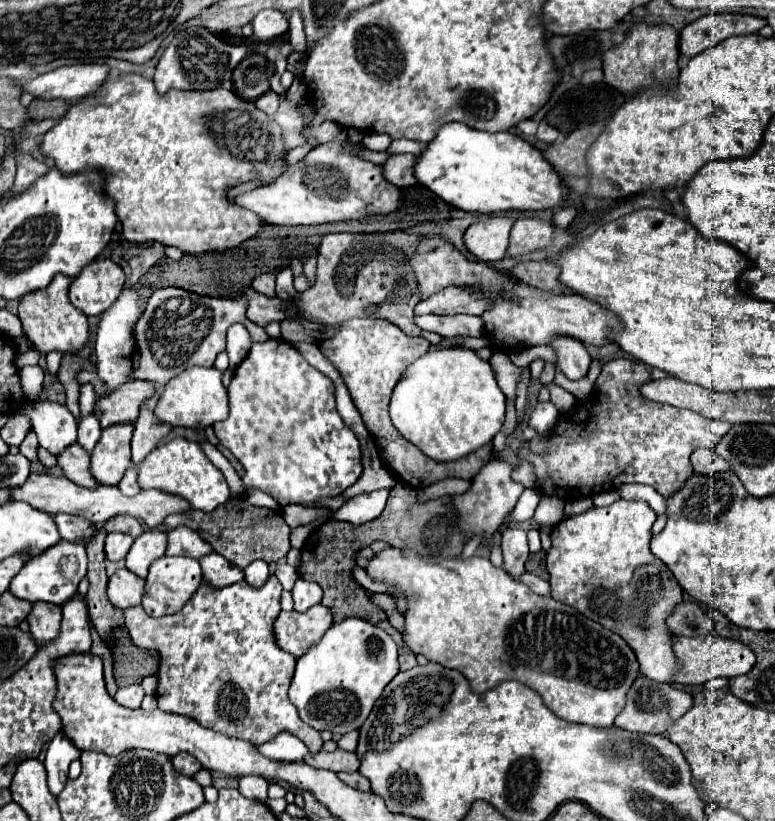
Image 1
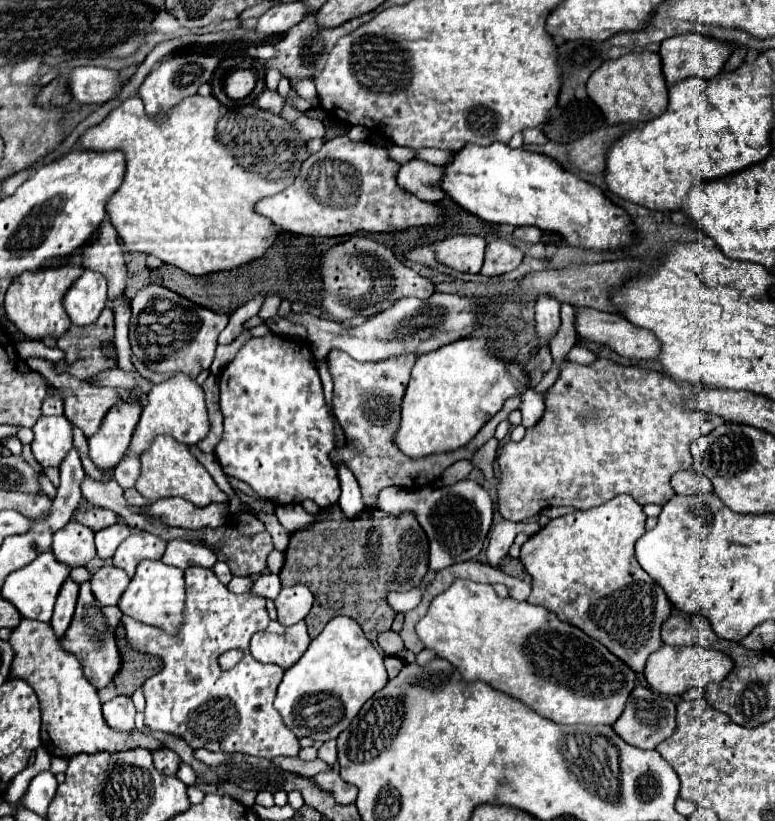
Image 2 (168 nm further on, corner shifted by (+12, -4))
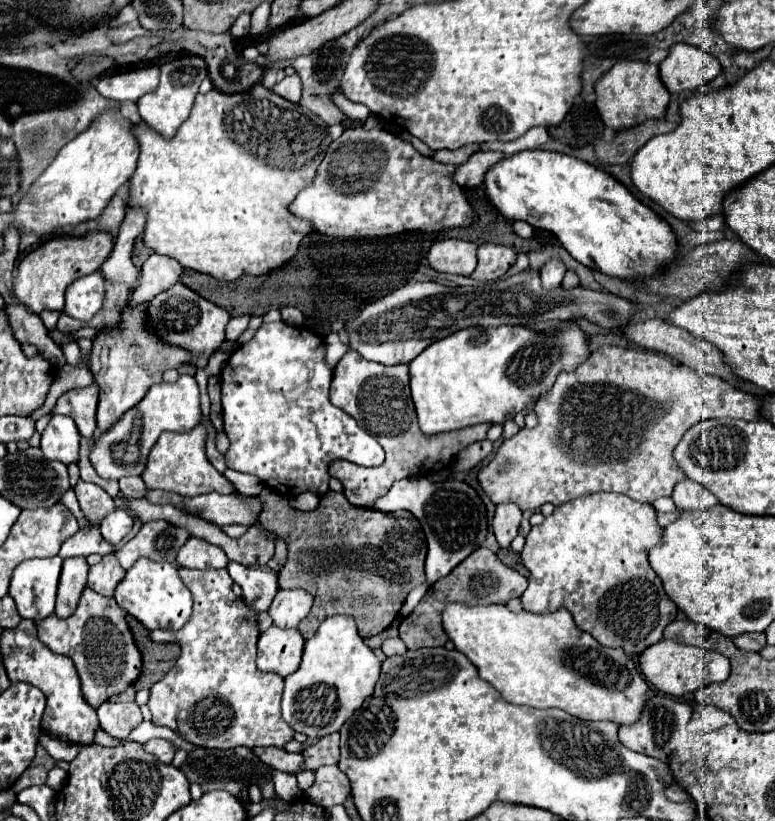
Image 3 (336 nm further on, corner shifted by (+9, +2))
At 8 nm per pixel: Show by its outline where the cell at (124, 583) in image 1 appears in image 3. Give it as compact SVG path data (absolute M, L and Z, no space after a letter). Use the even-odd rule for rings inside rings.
M111 553L111 555L105 555L101 559L101 563L93 565L89 569L89 583L87 585L99 595L113 597L113 591L123 577L125 577L125 569L119 565L117 557Z

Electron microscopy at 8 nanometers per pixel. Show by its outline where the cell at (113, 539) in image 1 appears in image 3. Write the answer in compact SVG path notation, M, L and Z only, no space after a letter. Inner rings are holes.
M115 509L99 525L103 539L109 541L111 545L117 545L131 531L131 527L133 527L133 517L125 509Z

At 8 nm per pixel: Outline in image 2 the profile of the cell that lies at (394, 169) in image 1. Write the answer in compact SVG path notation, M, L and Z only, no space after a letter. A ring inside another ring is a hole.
M412 159L404 163L396 175L396 181L402 189L416 195L422 201L440 201L444 193L436 187L440 181L440 167L430 165L420 159Z

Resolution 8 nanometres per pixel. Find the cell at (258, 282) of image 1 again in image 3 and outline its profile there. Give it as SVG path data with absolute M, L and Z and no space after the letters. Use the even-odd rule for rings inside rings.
M177 283L169 291L159 293L157 297L153 297L149 301L147 319L149 319L151 329L163 341L191 351L195 365L205 369L207 367L207 359L225 341L225 327L227 327L231 315L225 309L213 305L211 301L207 301L201 295L197 295L195 291L191 291L187 285Z

